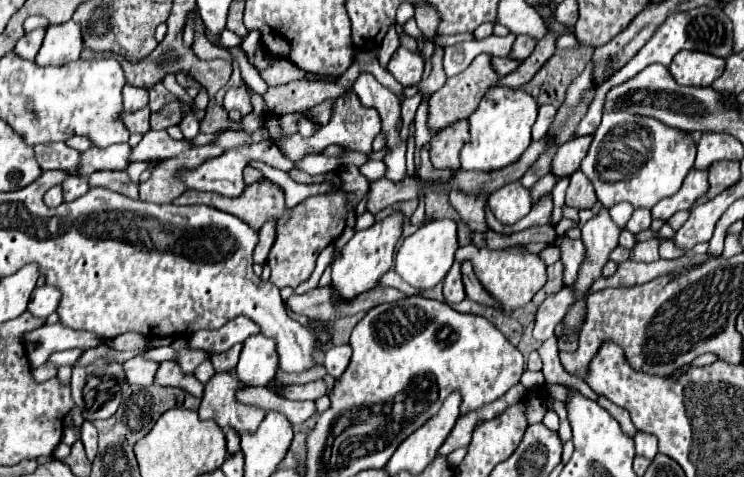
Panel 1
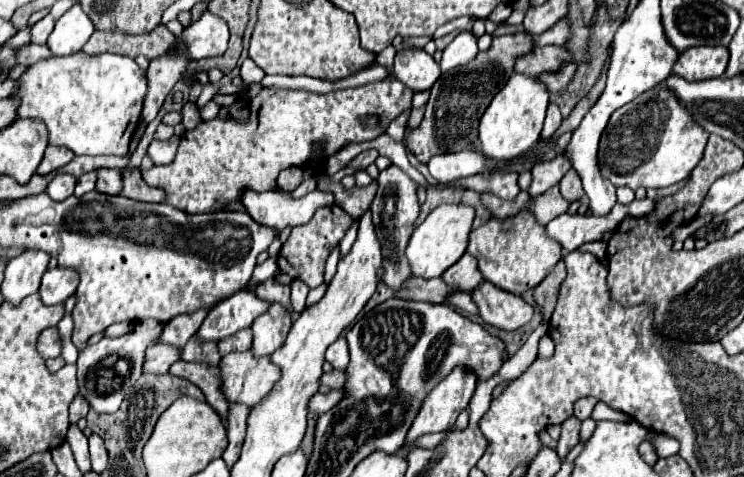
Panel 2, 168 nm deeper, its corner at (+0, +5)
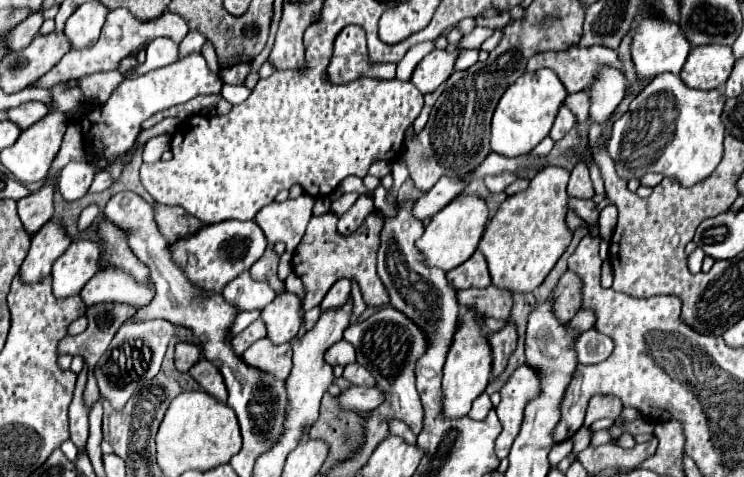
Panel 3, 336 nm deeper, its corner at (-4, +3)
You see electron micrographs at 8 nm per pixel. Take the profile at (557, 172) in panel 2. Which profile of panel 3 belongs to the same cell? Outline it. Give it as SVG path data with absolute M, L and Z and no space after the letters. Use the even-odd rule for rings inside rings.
M544 167L530 181L528 189L508 197L486 225L478 251L486 257L492 285L512 293L534 291L568 249L572 233L566 227L566 183L570 173L564 167Z

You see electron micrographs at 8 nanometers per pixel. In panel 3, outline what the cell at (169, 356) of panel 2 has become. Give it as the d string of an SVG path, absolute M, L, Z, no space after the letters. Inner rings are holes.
M178 343L174 351L174 363L178 371L188 371L200 359L200 349L190 343Z

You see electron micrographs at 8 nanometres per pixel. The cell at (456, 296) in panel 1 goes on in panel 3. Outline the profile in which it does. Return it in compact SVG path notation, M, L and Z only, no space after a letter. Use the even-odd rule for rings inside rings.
M476 251L468 261L464 261L460 267L446 273L448 283L454 289L468 289L468 287L488 287L490 275L486 267L486 259L480 251Z

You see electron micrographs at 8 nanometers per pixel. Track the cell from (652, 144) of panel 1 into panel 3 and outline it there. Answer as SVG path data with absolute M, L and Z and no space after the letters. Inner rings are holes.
M672 73L658 75L632 99L628 111L612 127L608 153L614 159L616 173L626 181L642 179L646 173L660 173L684 185L706 179L722 159L722 105L724 95L720 91L692 89ZM660 137L664 137L664 141L658 141Z

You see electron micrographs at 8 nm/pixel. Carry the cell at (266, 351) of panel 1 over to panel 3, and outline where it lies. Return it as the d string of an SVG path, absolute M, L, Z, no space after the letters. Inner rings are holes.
M280 293L268 307L260 311L262 321L266 323L268 339L274 345L284 345L296 337L300 331L300 313L298 297L294 293Z

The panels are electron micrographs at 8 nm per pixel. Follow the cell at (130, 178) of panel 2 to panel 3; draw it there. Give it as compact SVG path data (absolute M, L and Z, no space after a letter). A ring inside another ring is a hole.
M154 205L154 219L158 223L160 233L166 237L168 243L174 243L180 237L196 233L204 223L198 221L196 217L188 215L182 207L172 207L172 205Z

